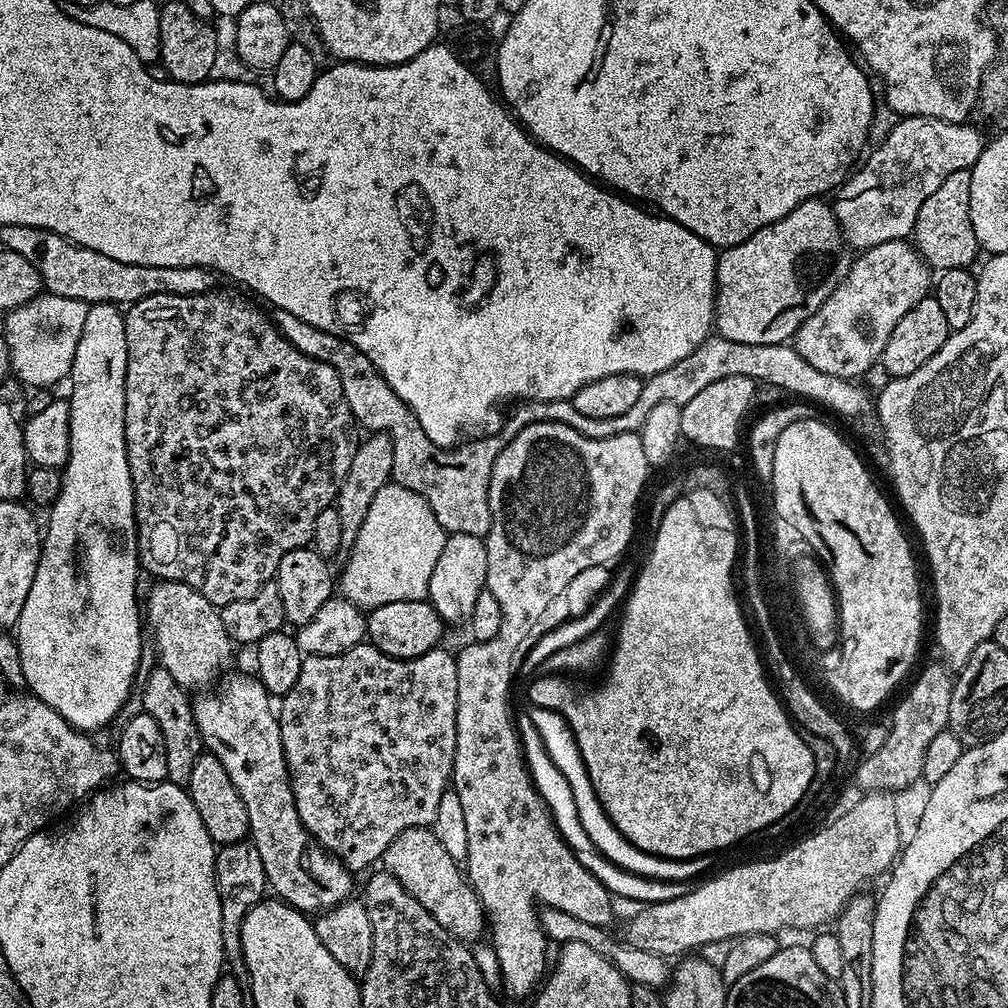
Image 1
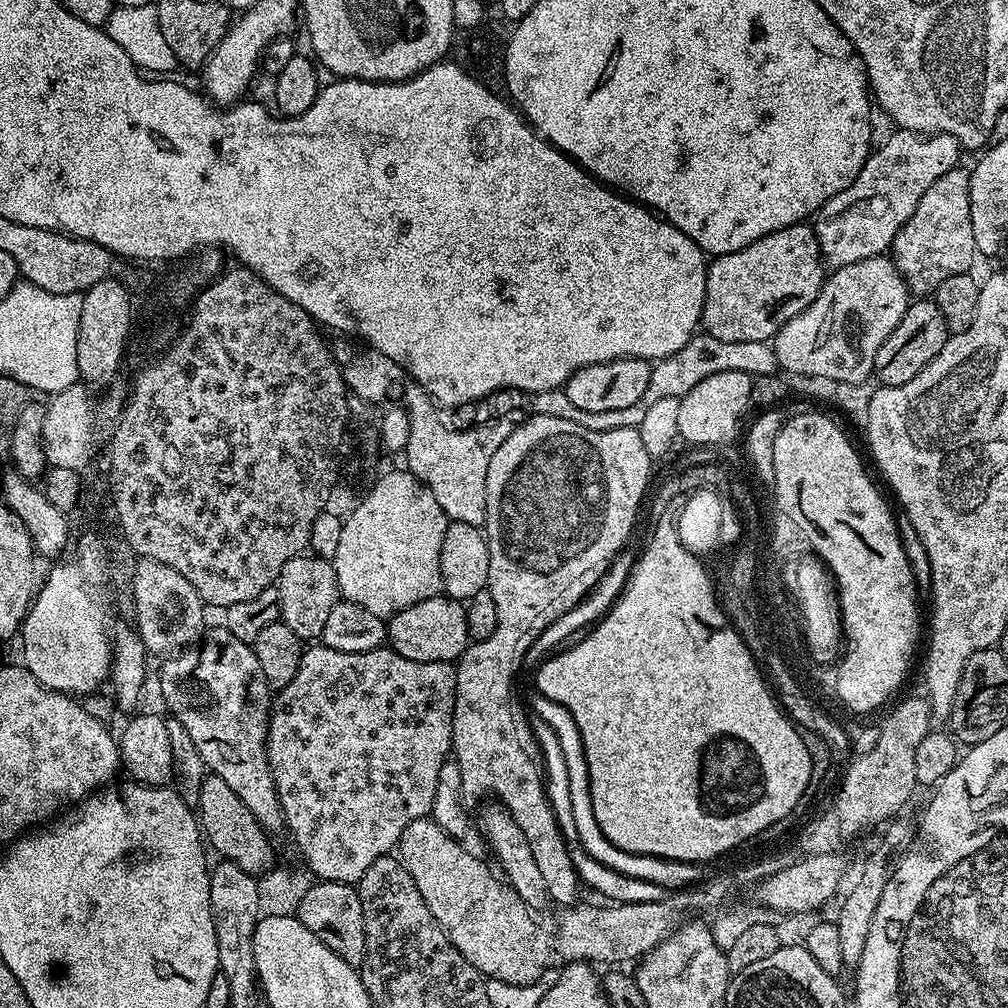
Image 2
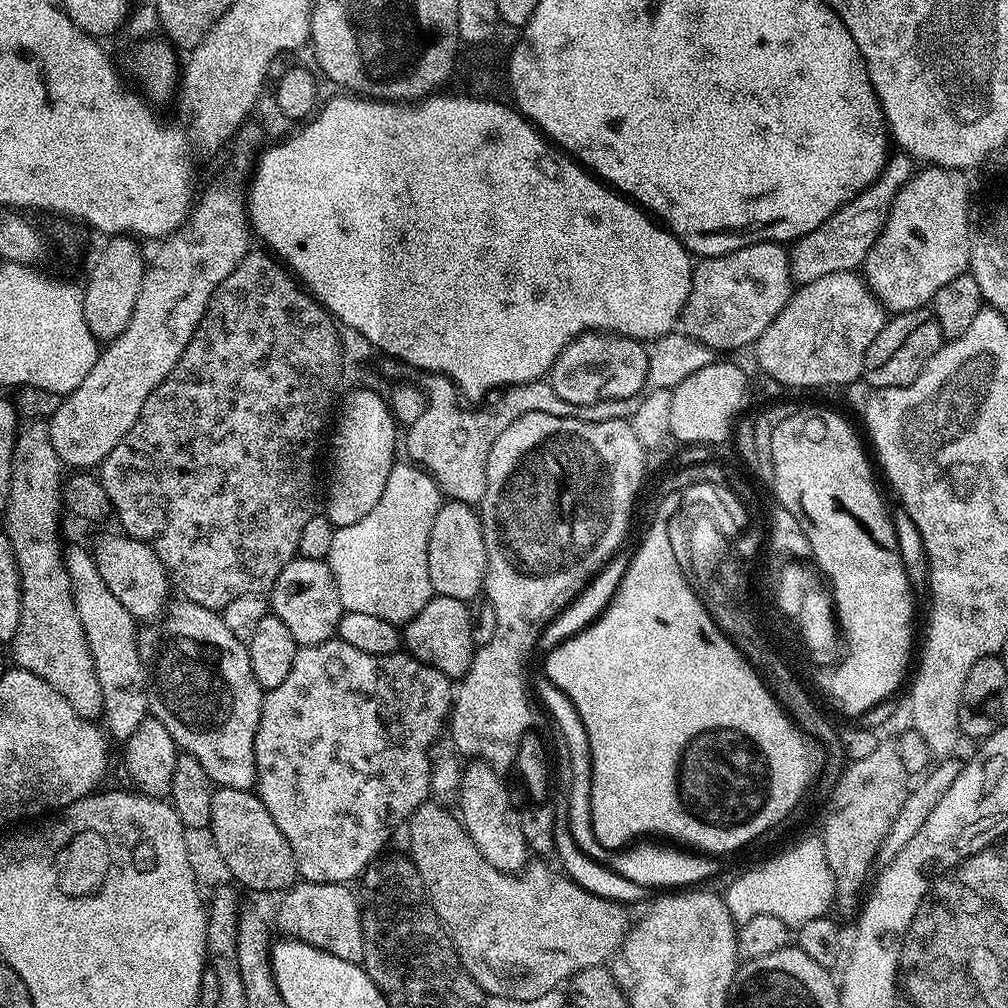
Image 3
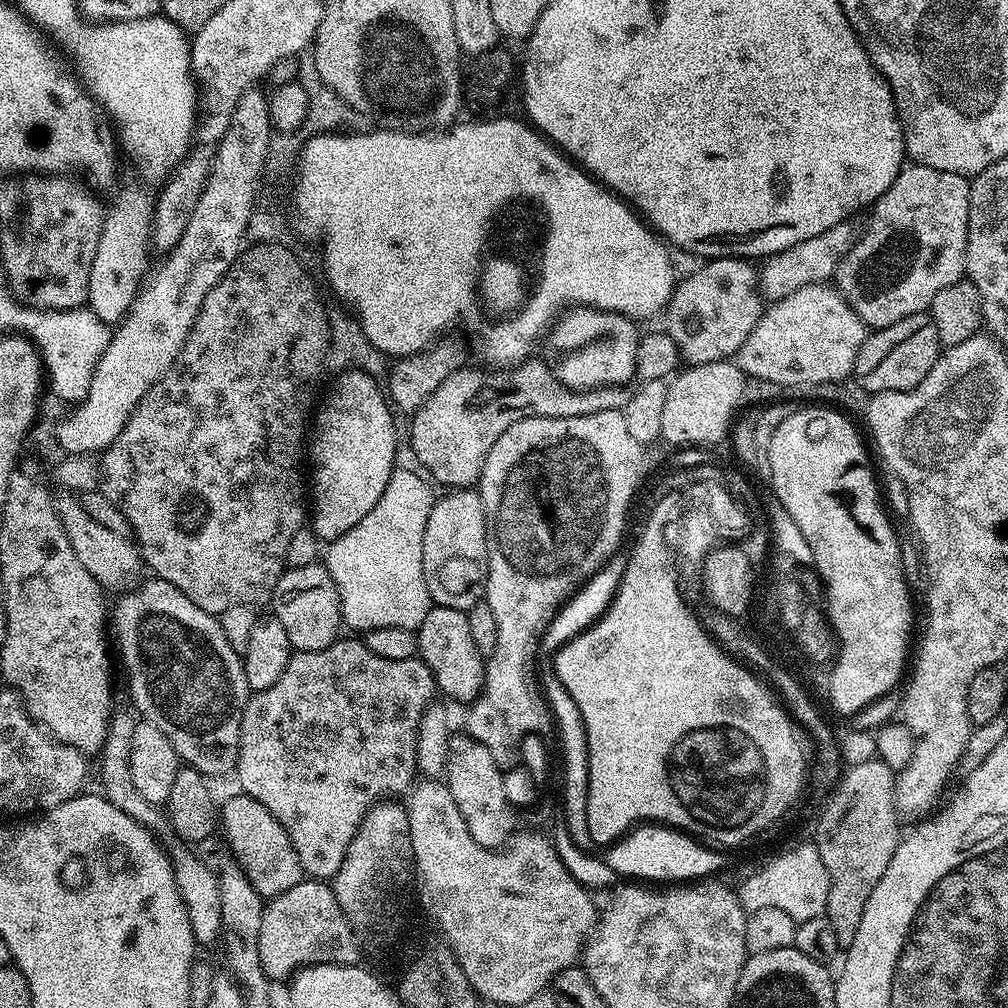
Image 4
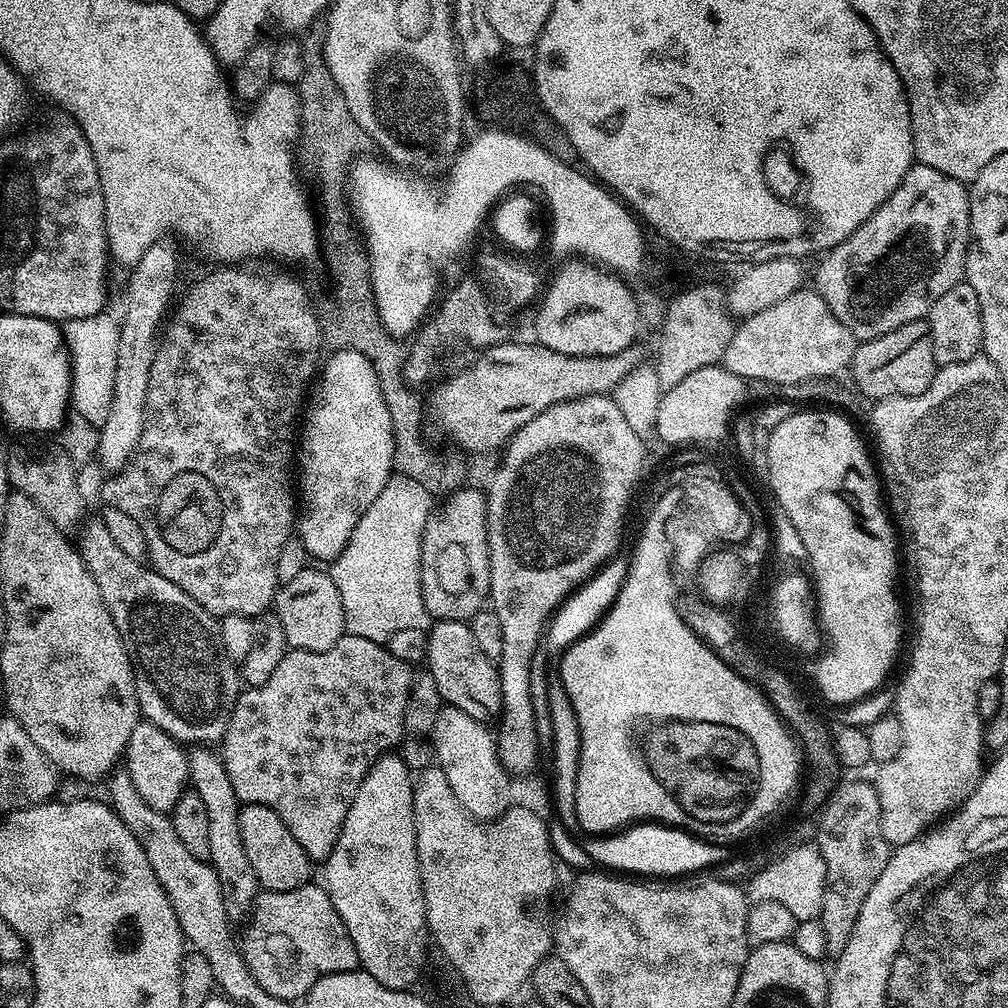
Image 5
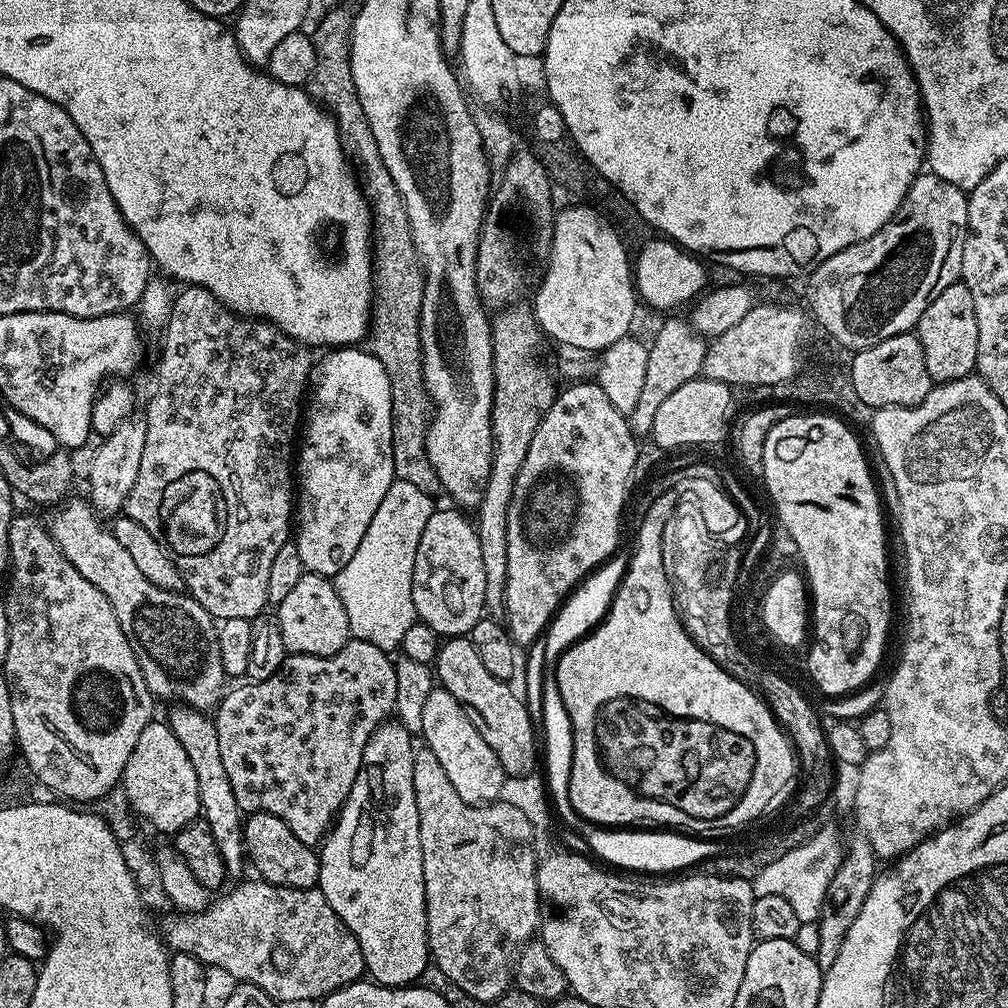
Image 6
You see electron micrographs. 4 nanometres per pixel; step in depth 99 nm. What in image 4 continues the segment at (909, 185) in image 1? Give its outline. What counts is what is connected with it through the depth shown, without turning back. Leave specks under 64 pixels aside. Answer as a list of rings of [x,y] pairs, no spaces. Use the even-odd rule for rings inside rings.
[[[845,222],[826,230],[822,234],[814,234],[814,238],[806,238],[806,242],[798,242],[781,252],[775,252],[763,261],[759,269],[759,289],[765,301],[771,302],[786,298],[786,294],[794,294],[794,290],[802,290],[802,286],[823,284],[831,281],[836,274],[836,267],[850,251],[858,239],[858,228],[855,223]]]

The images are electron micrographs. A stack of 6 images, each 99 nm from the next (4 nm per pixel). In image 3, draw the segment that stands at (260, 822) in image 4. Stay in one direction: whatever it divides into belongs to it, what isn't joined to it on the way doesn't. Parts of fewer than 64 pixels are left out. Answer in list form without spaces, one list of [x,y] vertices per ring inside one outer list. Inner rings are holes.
[[[217,787],[210,802],[208,828],[221,862],[241,889],[280,894],[292,887],[298,873],[290,842],[282,838],[282,830],[278,830],[274,818],[270,818],[270,810],[266,810],[255,791]]]

